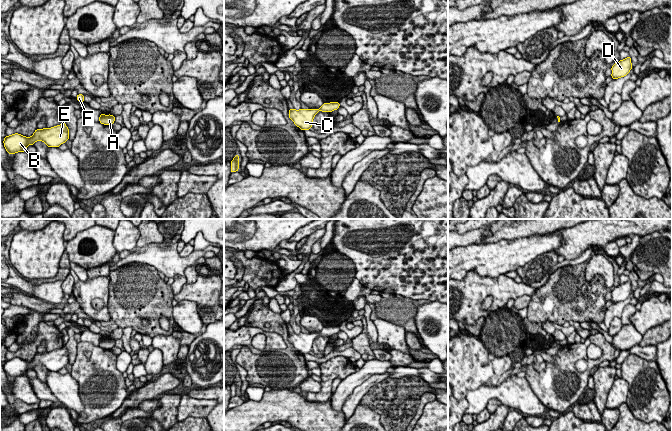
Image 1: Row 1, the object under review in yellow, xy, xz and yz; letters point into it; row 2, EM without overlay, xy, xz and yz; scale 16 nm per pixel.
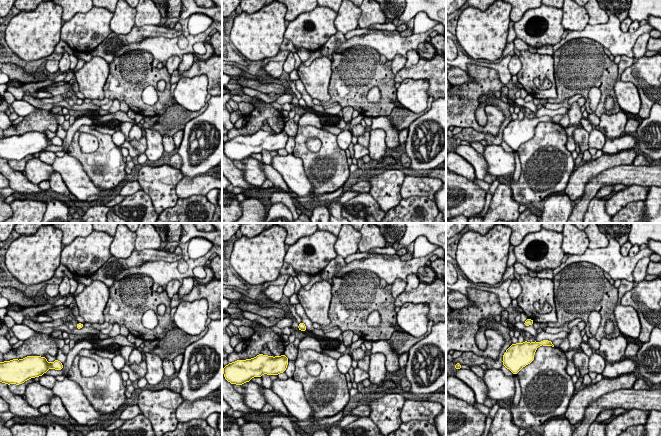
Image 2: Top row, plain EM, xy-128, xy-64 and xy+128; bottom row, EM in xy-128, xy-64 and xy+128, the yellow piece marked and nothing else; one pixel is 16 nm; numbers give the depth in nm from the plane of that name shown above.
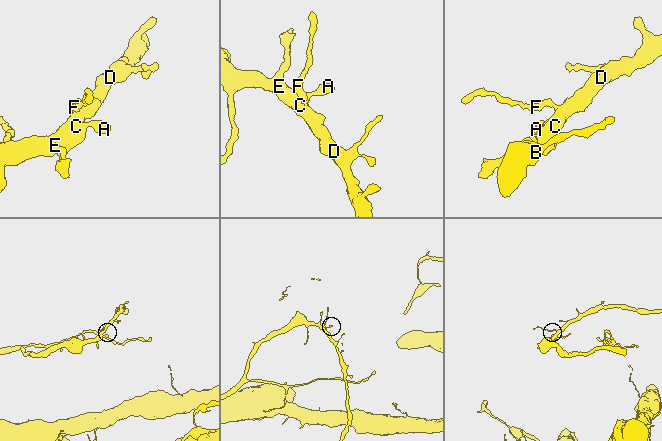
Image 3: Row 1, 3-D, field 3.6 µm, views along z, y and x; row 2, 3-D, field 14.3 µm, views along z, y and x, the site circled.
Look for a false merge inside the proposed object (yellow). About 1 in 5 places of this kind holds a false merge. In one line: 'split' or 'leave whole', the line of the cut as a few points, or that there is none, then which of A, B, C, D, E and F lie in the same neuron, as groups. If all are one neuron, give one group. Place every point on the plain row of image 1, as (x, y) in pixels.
leave whole | no cut | A B C D E F

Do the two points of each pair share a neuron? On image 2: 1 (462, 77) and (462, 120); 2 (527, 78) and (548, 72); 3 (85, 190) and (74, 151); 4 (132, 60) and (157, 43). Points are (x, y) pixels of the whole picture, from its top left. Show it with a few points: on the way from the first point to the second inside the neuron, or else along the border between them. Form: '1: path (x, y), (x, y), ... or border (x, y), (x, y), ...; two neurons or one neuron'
1: border (466, 71), (471, 80), (456, 85); two neurons
2: path (532, 73), (543, 72); one neuron
3: border (66, 152), (81, 164), (89, 178); two neurons
4: border (123, 53), (129, 50), (146, 50), (154, 58); two neurons

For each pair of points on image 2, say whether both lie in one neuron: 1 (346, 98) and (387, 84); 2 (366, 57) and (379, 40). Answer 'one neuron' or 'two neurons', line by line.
1: one neuron
2: two neurons

